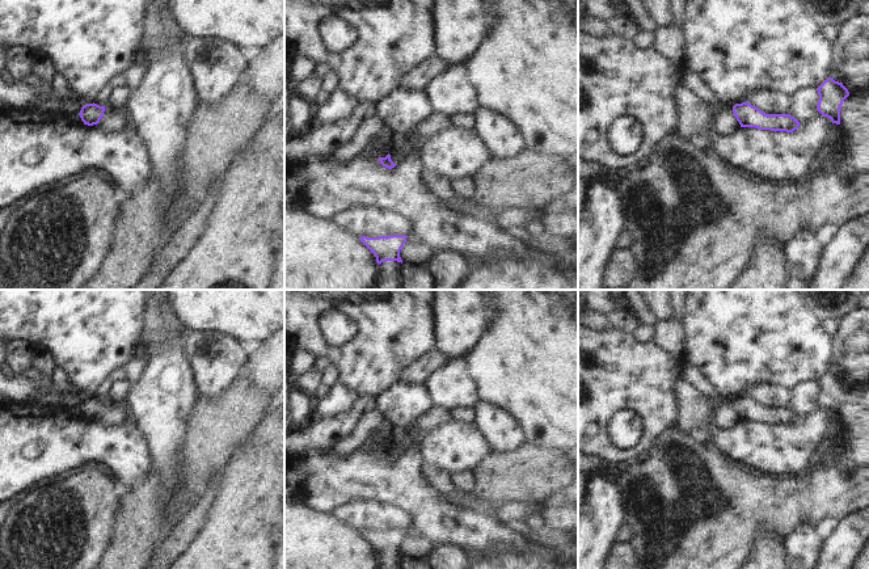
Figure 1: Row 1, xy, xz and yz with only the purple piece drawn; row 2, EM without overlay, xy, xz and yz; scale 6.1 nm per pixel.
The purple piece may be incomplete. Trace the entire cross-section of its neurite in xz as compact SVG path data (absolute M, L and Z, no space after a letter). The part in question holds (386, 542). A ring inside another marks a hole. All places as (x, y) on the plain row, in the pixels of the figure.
M388 528L377 531L360 530L359 534L376 551L379 569L400 569L402 560L400 544L406 536L405 528Z

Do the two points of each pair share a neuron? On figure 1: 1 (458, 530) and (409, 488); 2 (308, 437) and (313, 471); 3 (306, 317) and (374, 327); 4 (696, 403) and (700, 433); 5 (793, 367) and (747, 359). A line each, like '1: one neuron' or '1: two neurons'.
1: one neuron
2: two neurons
3: one neuron
4: one neuron
5: one neuron

